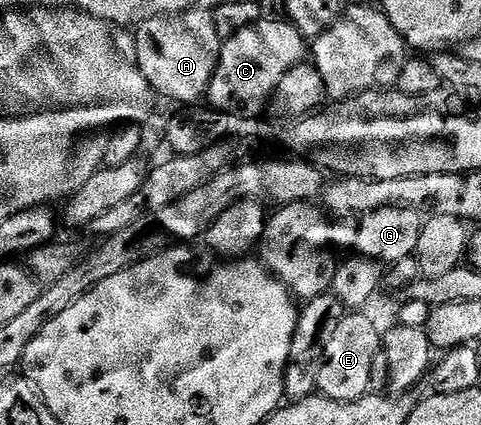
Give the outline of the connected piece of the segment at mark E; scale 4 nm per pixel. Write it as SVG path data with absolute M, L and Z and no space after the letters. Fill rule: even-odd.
M367 312L344 313L341 324L329 336L329 344L325 344L325 360L319 373L318 393L329 400L338 402L356 402L371 390L373 376L373 360L381 352L381 330Z

